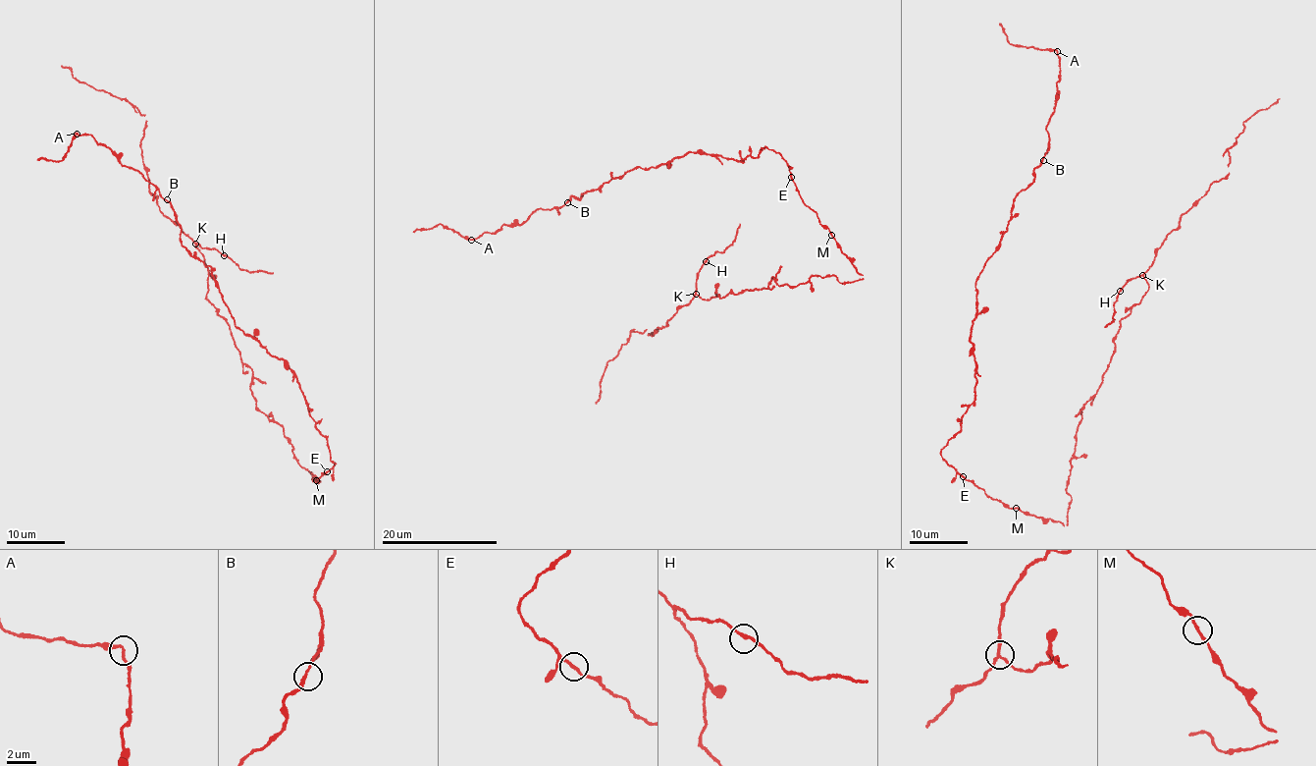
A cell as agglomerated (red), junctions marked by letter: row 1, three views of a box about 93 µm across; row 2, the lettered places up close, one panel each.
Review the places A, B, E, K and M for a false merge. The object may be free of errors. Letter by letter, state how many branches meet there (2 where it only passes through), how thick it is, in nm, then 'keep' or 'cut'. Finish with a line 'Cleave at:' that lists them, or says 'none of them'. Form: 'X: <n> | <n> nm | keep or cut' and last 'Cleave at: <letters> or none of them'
A: 2 | 190 nm | keep
B: 2 | 180 nm | keep
E: 2 | 190 nm | keep
K: 3 | 170 nm | cut
M: 2 | 180 nm | keep
Cleave at: K

